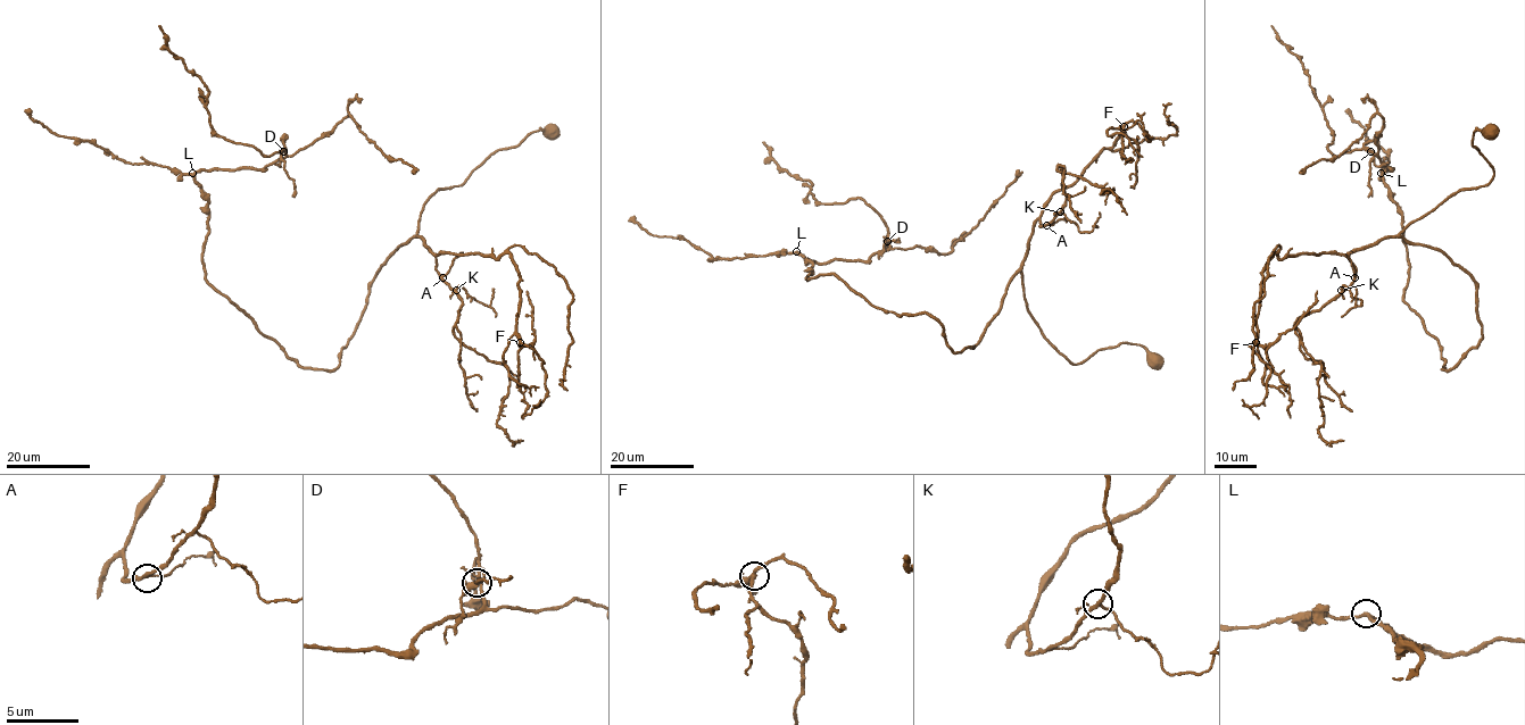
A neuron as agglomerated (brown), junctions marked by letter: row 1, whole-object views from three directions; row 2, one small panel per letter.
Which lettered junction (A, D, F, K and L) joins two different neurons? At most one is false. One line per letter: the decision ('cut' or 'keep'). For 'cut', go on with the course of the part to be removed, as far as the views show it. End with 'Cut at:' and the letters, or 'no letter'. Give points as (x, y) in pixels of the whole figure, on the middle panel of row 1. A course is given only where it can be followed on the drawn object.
A: keep
D: cut
F: keep
K: keep
L: keep
Cut at: D

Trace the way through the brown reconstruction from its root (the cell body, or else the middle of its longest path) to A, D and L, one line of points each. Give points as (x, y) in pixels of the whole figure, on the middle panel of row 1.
A: (1154, 360), (1143, 346), (1120, 343), (1072, 364), (1044, 336), (1027, 310), (1021, 265), (1033, 224), (1046, 225)
D: (1154, 360), (1120, 343), (1070, 363), (1020, 271), (954, 352), (935, 318), (807, 280), (798, 252), (888, 241)
L: (1154, 360), (1120, 343), (1070, 363), (1020, 271), (954, 352), (935, 318), (807, 280), (796, 251)

